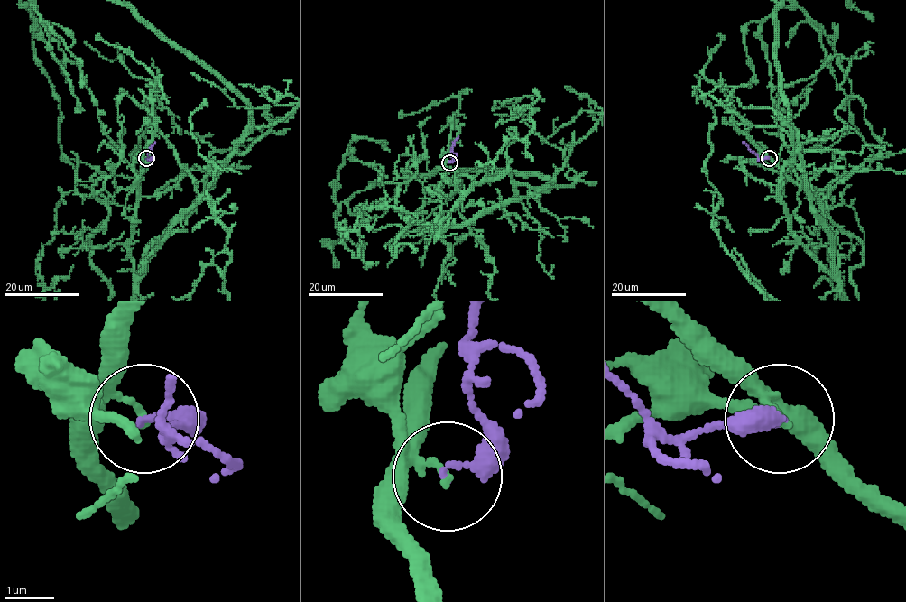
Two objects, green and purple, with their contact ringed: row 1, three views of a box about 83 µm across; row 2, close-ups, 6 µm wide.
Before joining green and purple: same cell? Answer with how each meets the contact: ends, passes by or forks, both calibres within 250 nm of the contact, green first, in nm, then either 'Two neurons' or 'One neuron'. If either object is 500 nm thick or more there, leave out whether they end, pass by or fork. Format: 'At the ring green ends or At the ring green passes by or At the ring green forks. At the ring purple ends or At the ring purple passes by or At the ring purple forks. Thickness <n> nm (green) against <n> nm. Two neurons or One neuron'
At the ring green ends. At the ring purple ends. Thickness 130 nm (green) against 130 nm. Two neurons

